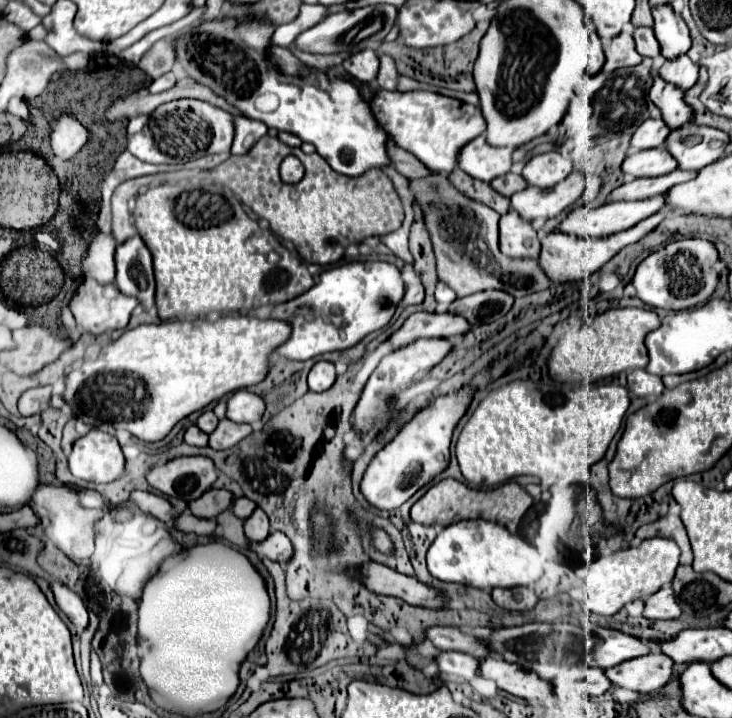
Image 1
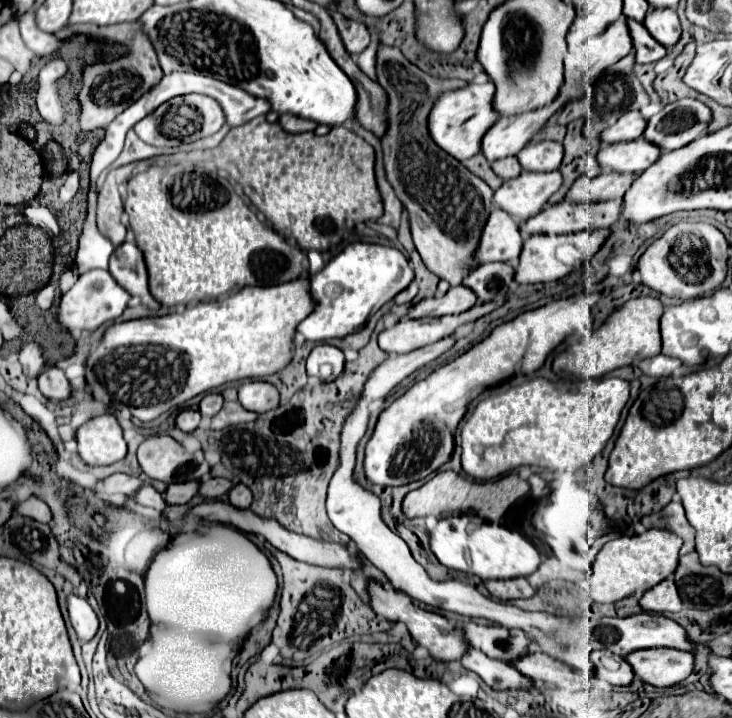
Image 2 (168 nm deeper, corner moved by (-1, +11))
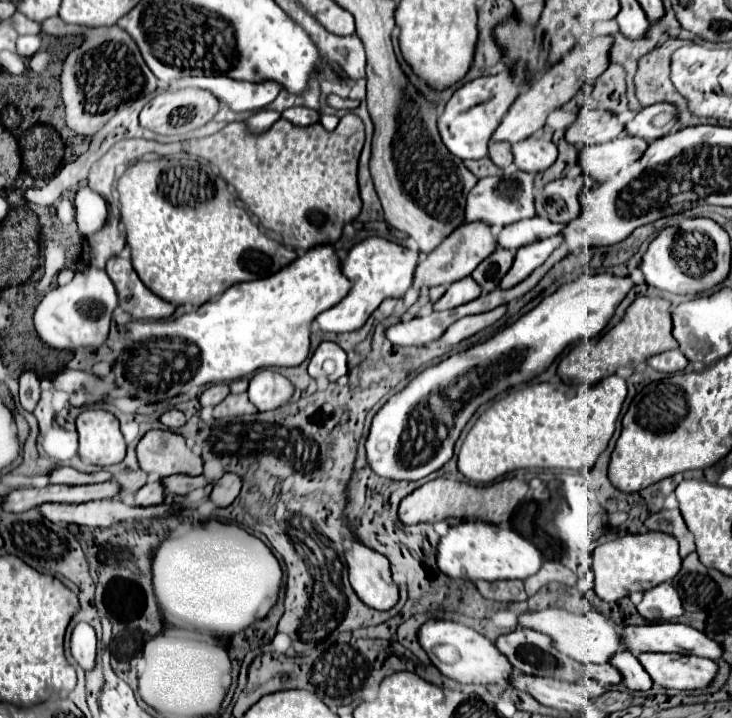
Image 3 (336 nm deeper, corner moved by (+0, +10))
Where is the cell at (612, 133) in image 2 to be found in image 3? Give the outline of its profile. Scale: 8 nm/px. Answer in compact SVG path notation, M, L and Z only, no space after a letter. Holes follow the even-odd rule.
M589 107L581 109L579 119L567 129L565 139L573 145L599 145L607 143L625 129L625 125L619 121L619 117L613 111L595 111Z

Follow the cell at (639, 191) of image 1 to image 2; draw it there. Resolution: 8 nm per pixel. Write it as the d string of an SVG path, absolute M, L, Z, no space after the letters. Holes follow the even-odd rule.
M602 172L596 178L578 178L564 200L568 202L582 202L582 204L594 204L594 202L606 202L620 198L630 184L634 182L638 174L616 174L616 172Z

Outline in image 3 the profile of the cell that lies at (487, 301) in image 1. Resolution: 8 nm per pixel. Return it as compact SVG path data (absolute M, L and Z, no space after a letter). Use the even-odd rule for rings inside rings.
M499 249L491 257L487 257L487 261L483 261L471 273L471 277L481 287L483 295L487 295L499 287L499 281L505 277L505 273L511 269L511 265L513 265L513 253Z

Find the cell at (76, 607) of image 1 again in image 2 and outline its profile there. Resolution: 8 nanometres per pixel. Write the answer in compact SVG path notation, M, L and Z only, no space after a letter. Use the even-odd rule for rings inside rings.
M72 594L68 598L68 612L70 612L70 622L72 622L72 628L76 630L78 640L90 642L98 632L98 618L94 610L90 608L90 604L84 598L78 598L76 594Z

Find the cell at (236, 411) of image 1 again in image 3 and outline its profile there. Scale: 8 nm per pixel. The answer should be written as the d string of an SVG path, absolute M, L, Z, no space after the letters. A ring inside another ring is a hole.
M263 369L257 371L255 377L251 379L247 395L249 401L257 407L257 411L273 411L289 401L289 397L293 395L293 385L289 383L287 377Z

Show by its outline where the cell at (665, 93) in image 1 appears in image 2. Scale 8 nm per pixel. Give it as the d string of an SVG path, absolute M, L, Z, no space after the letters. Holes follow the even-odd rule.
M626 18L626 26L628 26L628 32L632 36L632 46L634 46L638 64L656 62L658 58L666 56L666 48L658 40L654 40L650 36L650 32L640 22Z

